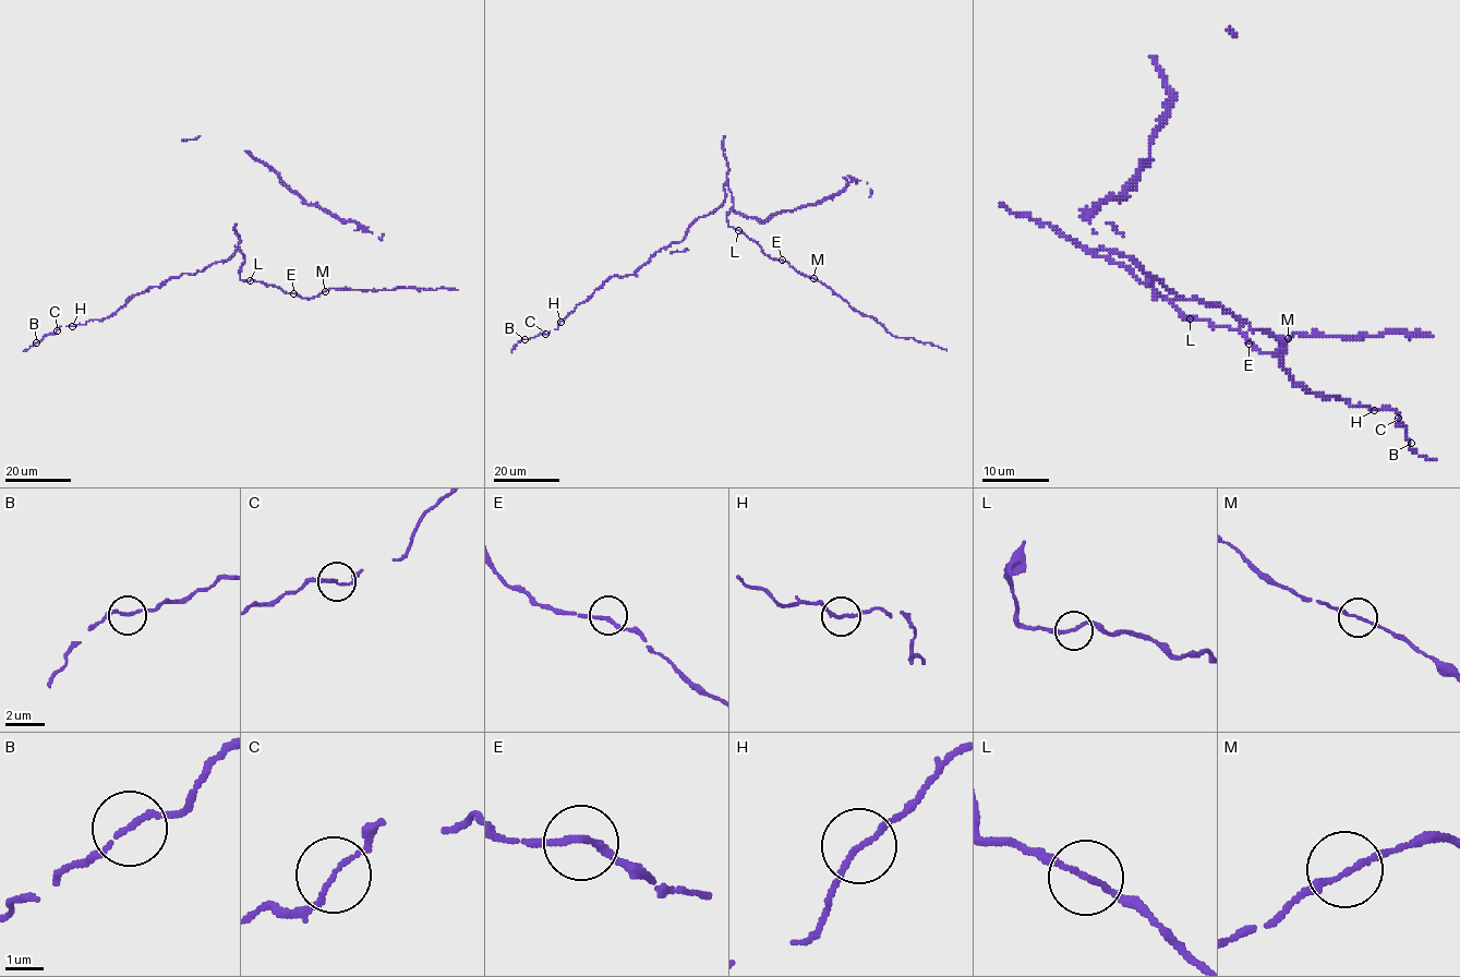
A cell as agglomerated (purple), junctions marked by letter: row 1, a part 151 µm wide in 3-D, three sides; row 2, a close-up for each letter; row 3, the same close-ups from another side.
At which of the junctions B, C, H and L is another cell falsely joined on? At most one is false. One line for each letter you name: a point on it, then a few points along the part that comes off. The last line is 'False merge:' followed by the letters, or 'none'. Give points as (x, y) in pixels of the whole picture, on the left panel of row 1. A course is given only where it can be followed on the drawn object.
False merge: none

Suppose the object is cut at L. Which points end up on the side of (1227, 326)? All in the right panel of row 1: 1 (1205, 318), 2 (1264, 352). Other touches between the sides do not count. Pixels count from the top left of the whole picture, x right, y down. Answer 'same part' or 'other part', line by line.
1: same part
2: same part

